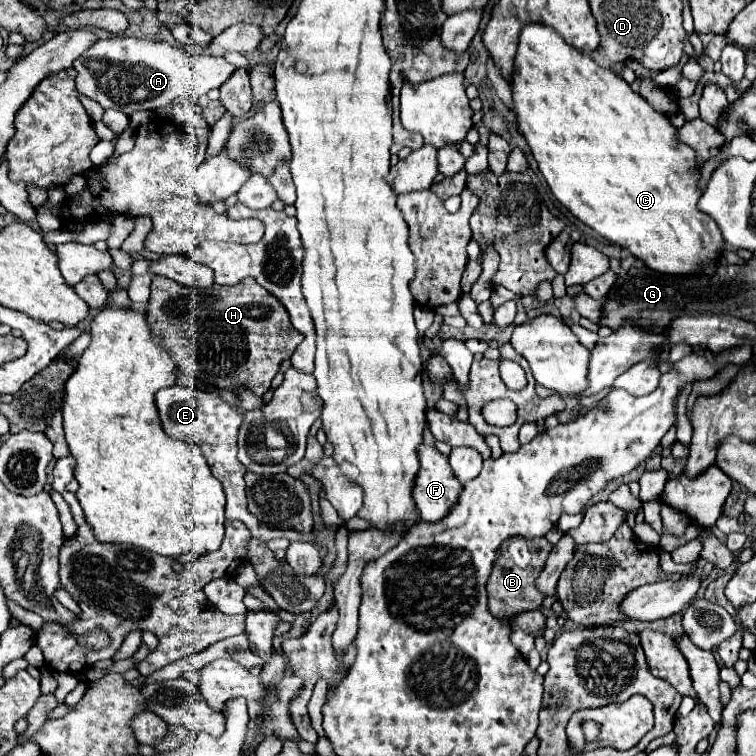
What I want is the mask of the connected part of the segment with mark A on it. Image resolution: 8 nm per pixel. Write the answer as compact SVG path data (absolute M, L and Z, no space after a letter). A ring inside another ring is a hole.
M112 36L98 40L80 60L74 62L74 68L78 72L76 76L76 90L92 100L96 100L102 108L116 108L120 112L126 112L130 116L132 112L138 110L156 110L160 106L172 104L176 98L188 98L192 102L198 102L200 96L210 92L212 88L222 86L230 74L236 70L234 64L226 62L224 58L218 56L194 56L184 48L176 48L168 42L160 40L148 40L148 38L136 38L136 36ZM92 60L100 60L106 64L106 70L94 70L90 66Z

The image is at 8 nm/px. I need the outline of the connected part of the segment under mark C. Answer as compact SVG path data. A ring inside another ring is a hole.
M530 22L524 24L518 38L510 90L518 132L530 146L542 176L562 206L606 240L628 248L652 270L664 274L714 272L724 240L716 222L696 208L702 194L696 188L700 180L696 154L676 142L676 128L672 128L670 120L634 92L624 78L610 68L598 66L584 52L576 52L552 26Z

